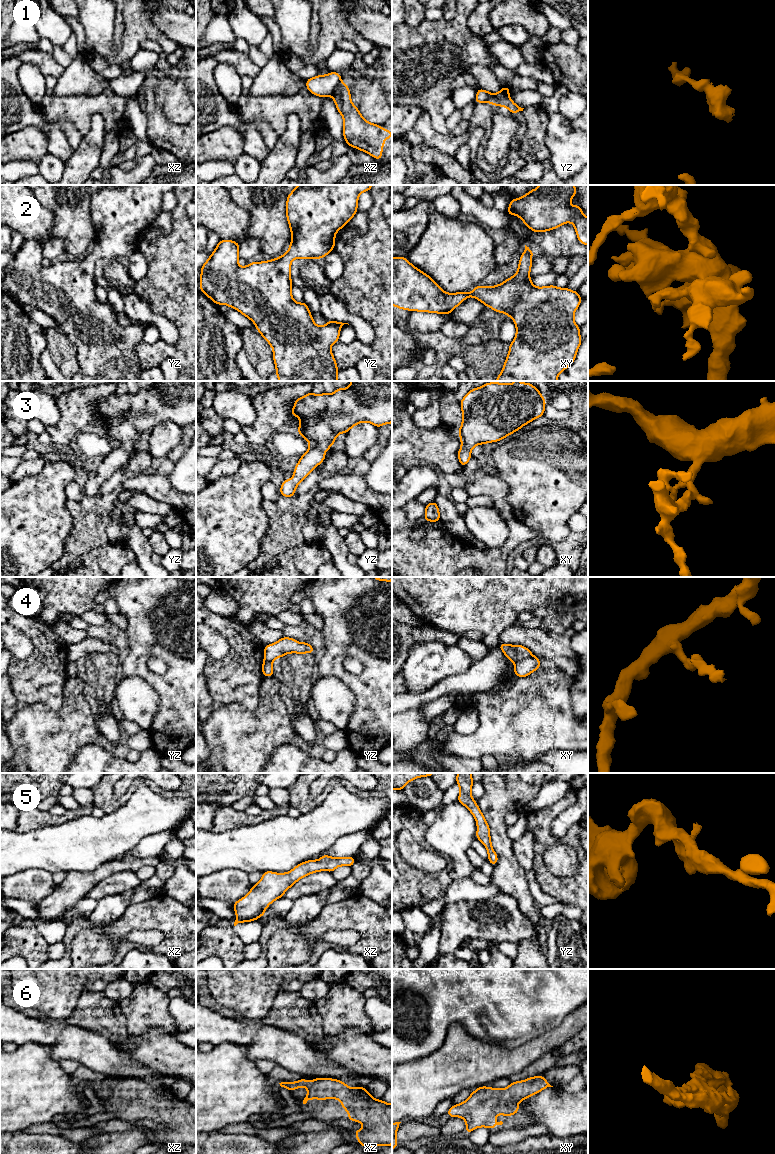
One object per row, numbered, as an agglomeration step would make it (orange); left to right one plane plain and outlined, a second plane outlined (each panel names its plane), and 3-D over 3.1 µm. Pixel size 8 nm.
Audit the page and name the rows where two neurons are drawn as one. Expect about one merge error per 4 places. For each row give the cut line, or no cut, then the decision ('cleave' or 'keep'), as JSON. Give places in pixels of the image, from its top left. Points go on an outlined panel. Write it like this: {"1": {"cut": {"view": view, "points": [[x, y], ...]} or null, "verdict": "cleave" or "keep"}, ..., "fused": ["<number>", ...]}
{"1": {"cut": {"view": "xz", "points": [[340, 82], [331, 95]]}, "verdict": "cleave"}, "2": {"cut": null, "verdict": "keep"}, "3": {"cut": null, "verdict": "keep"}, "4": {"cut": {"view": "xy", "points": [[532, 655], [519, 660], [515, 664]]}, "verdict": "cleave"}, "5": {"cut": null, "verdict": "keep"}, "6": {"cut": null, "verdict": "keep"}, "fused": ["1", "4"]}

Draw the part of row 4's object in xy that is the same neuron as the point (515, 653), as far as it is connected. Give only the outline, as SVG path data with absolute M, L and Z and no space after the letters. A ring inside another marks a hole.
M501 643L498 647L503 651L505 656L515 664L532 656L531 651L522 645L510 645Z

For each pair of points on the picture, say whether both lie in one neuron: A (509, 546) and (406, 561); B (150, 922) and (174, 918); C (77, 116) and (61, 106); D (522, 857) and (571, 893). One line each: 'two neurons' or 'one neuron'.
A: one neuron
B: one neuron
C: one neuron
D: two neurons

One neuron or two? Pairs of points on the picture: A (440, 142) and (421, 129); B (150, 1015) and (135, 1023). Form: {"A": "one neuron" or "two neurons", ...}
{"A": "one neuron", "B": "one neuron"}

